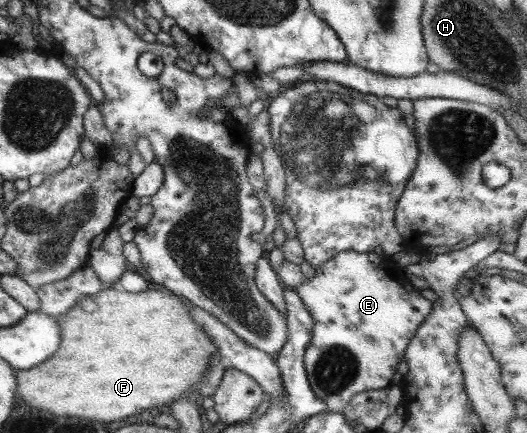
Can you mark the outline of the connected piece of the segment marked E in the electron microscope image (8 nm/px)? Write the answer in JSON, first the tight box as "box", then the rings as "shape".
{"box":[292,251,432,413],"shape":[[[341,251],[316,266],[312,278],[304,278],[304,282],[292,288],[313,320],[310,344],[303,355],[307,381],[314,396],[325,404],[328,412],[342,413],[350,398],[359,392],[391,386],[390,378],[396,371],[396,364],[403,360],[408,342],[432,308],[432,303],[422,298],[419,290],[406,286],[404,278],[394,278],[394,268],[387,256]]]}

